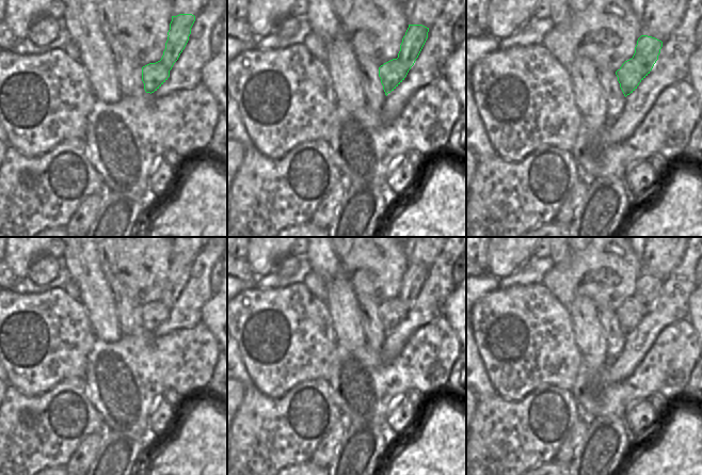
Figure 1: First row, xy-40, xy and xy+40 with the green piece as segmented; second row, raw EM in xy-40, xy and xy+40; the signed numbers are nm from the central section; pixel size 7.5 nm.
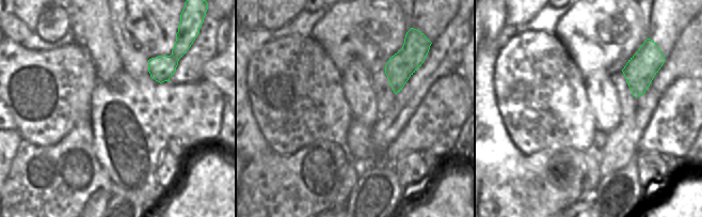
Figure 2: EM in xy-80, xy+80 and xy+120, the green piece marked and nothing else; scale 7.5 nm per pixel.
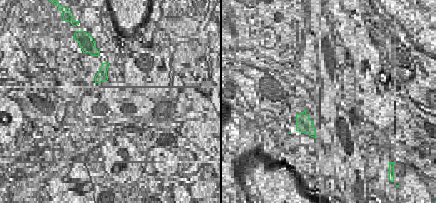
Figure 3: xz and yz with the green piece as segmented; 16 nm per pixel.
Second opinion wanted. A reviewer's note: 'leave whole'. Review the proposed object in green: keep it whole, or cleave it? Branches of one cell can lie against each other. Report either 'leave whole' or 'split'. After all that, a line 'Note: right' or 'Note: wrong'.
split
Note: wrong

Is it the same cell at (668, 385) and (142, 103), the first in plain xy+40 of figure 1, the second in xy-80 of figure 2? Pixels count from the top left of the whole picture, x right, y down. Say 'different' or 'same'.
same

